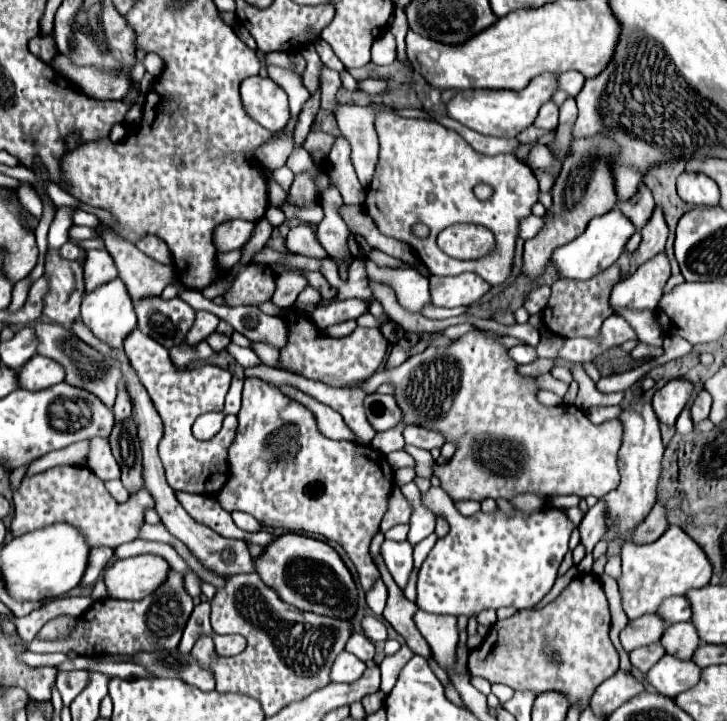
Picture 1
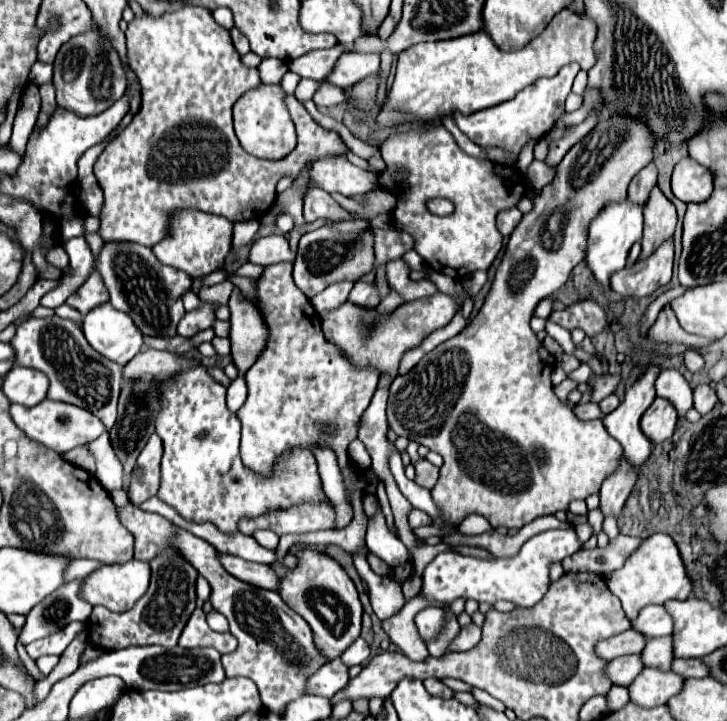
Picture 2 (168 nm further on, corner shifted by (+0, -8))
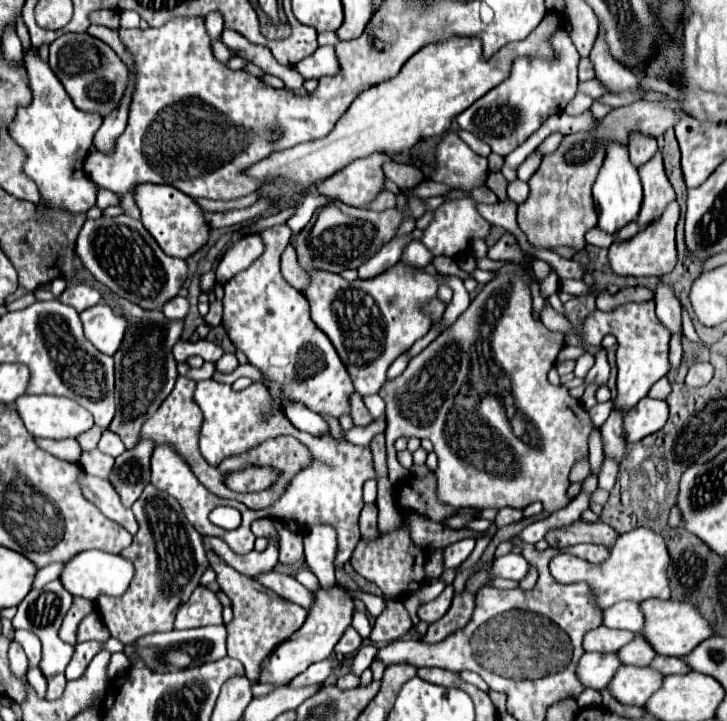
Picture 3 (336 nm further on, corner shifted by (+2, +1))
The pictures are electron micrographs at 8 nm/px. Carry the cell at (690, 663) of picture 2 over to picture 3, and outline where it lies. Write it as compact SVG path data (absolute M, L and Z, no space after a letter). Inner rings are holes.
M655 656L653 662L649 664L649 668L661 672L663 676L669 674L687 674L689 668L685 666L685 662L681 658L671 658L671 656Z

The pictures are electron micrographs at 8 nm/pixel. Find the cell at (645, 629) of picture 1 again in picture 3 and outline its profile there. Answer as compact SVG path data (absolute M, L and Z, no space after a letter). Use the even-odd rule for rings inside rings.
M599 626L585 634L583 638L583 650L585 652L617 652L629 640L633 640L635 634L629 630L611 630L605 626Z

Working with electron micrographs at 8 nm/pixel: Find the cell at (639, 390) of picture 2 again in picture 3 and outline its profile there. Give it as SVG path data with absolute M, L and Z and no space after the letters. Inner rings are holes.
M627 302L623 306L617 306L609 312L593 310L581 326L579 340L583 344L596 346L601 344L607 334L613 334L617 338L617 400L615 408L629 410L633 408L641 398L647 396L649 388L663 378L669 372L669 338L671 332L659 322L655 316L655 302Z

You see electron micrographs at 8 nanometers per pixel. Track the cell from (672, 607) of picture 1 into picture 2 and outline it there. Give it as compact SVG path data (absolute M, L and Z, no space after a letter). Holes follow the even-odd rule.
M647 605L647 609L643 609L635 621L631 621L631 627L647 637L663 637L673 633L673 619L663 605Z

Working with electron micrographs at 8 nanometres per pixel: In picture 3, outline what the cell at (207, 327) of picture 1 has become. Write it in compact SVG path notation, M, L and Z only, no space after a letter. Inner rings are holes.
M181 296L171 298L171 300L165 304L165 308L163 308L163 314L165 314L167 318L173 318L173 320L185 318L187 312L189 312L189 302L187 302L185 298L181 298Z

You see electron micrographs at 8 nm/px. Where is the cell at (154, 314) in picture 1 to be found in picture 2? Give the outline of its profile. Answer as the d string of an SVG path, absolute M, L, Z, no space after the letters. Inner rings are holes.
M113 243L103 245L97 269L111 295L111 305L127 313L147 337L175 337L177 325L185 315L181 295L191 287L191 277L183 271L159 265L149 247Z

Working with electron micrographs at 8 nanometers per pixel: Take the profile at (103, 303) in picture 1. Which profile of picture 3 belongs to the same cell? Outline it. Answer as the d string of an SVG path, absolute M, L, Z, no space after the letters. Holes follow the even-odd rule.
M97 304L81 312L85 338L103 354L113 356L125 336L125 320L117 316L107 304Z

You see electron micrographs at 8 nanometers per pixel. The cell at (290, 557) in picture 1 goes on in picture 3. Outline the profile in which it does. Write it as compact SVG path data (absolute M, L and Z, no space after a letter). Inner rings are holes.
M333 586L329 592L325 592L321 588L315 594L315 604L309 610L305 624L297 630L297 634L291 636L291 640L285 640L281 646L277 646L273 656L269 656L261 664L261 674L259 674L257 682L271 684L271 686L283 686L283 684L289 684L297 674L301 674L309 664L329 658L329 654L333 652L333 646L337 644L337 640L341 638L345 628L351 626L353 608L355 608L353 600L343 588Z

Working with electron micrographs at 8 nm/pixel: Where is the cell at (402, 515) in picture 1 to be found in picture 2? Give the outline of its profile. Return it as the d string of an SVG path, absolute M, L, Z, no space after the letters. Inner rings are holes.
M417 509L409 511L409 515L407 515L407 521L409 521L409 527L411 527L411 529L415 529L415 527L421 527L421 525L429 525L429 517L427 517L423 511L417 511Z

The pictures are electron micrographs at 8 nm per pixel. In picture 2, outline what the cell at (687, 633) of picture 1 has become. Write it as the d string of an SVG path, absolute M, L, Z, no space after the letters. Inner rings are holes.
M657 637L657 639L649 639L643 653L643 663L647 667L657 667L663 671L671 671L671 663L673 663L673 637Z

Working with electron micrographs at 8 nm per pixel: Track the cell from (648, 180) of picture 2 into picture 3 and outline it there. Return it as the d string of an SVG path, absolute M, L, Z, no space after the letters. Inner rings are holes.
M639 132L629 134L629 156L631 156L635 166L645 164L645 160L649 160L653 156L653 152L657 152L657 140L655 138L643 136Z

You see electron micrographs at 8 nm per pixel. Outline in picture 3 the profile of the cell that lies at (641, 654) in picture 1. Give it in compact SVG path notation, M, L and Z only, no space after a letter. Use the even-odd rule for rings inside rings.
M583 654L577 664L577 678L585 688L601 690L609 684L619 666L617 654Z

